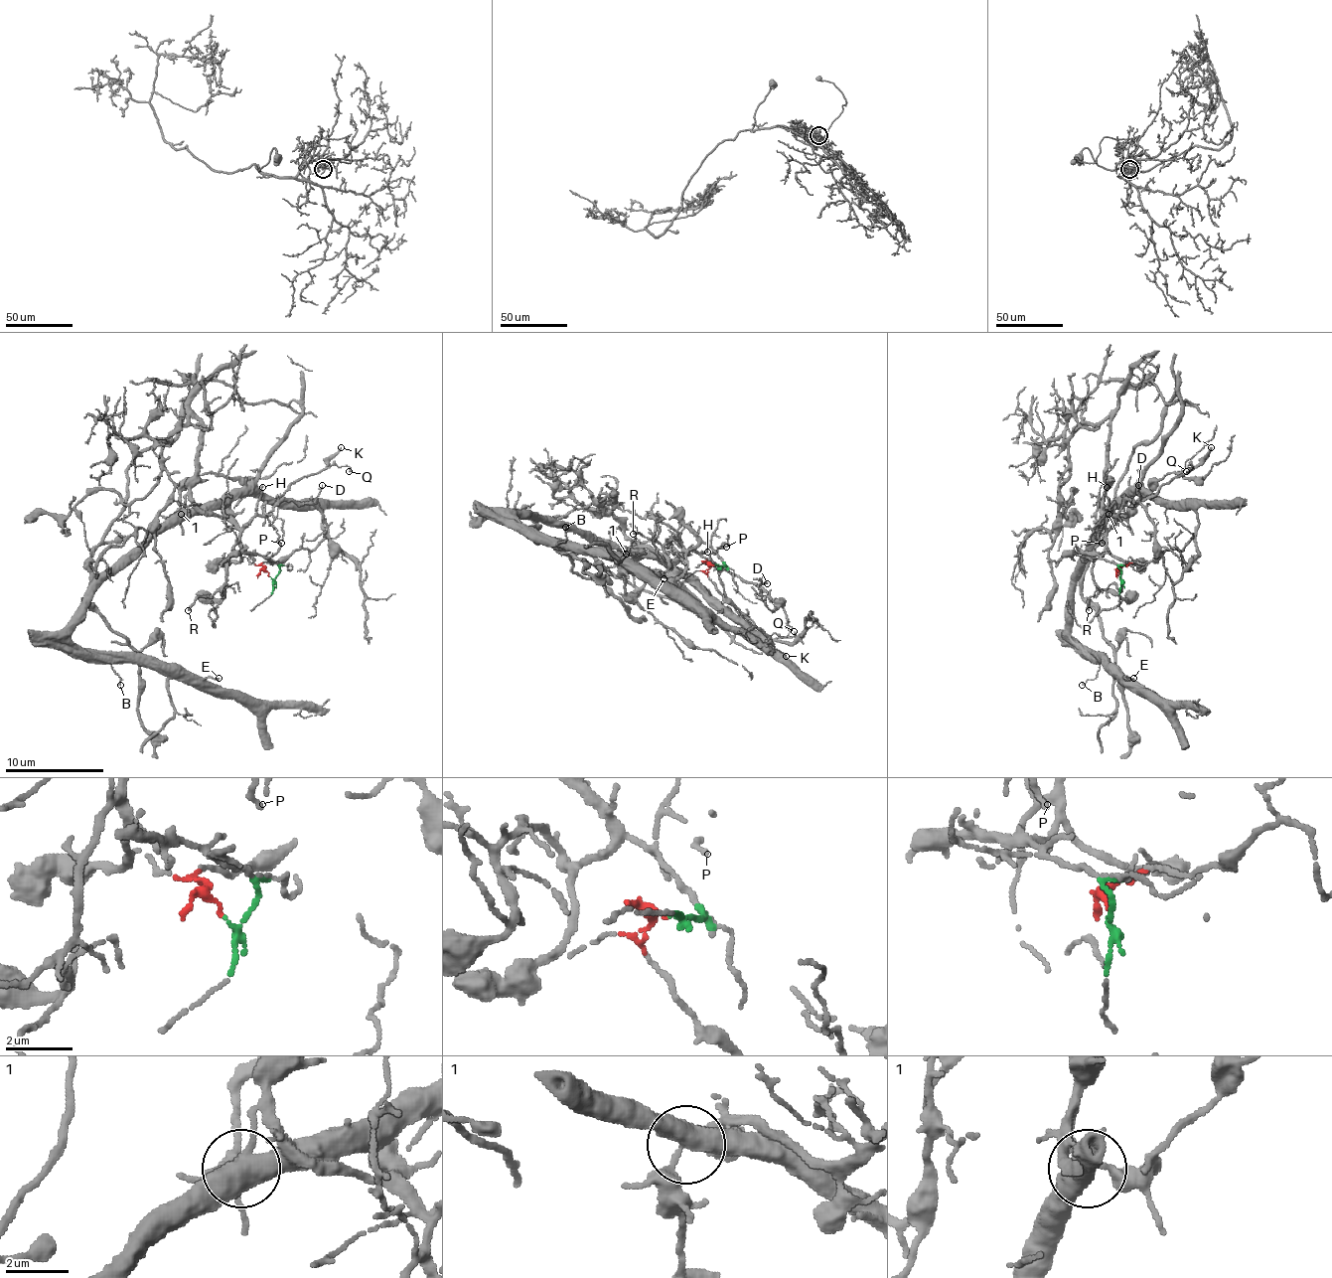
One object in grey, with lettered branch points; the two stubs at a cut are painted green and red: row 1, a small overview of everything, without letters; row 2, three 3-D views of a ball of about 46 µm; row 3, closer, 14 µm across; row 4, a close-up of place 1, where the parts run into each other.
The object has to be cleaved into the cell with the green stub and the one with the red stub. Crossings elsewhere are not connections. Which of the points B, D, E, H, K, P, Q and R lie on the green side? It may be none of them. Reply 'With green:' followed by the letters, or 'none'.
With green: D, H, K, P, Q, R

